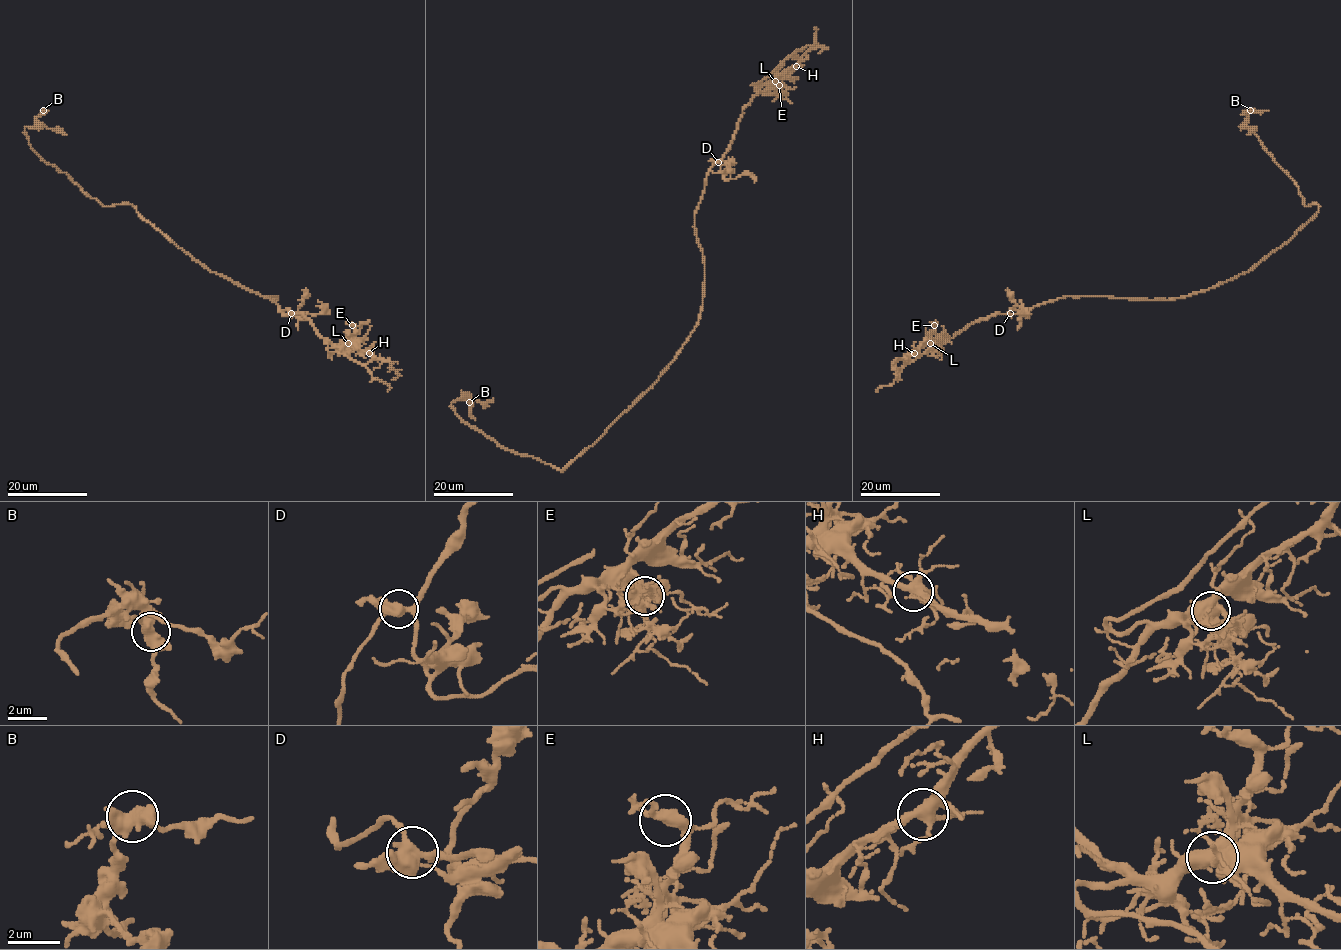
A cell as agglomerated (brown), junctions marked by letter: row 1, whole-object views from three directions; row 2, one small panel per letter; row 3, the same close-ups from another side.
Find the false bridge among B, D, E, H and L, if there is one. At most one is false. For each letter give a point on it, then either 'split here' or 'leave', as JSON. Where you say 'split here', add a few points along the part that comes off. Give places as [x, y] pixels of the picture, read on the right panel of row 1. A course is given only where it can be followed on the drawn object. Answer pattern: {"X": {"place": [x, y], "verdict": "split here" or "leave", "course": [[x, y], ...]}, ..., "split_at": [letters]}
{"B": {"place": [1250, 110], "verdict": "leave"}, "D": {"place": [1010, 313], "verdict": "leave"}, "E": {"place": [934, 325], "verdict": "leave"}, "H": {"place": [914, 353], "verdict": "leave"}, "L": {"place": [930, 343], "verdict": "leave"}, "split_at": []}

